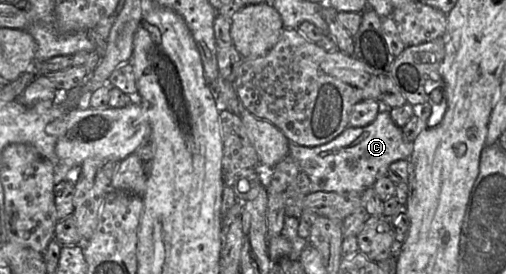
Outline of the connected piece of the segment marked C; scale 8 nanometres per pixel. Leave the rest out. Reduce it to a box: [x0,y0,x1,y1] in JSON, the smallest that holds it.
[289,108,413,195]

